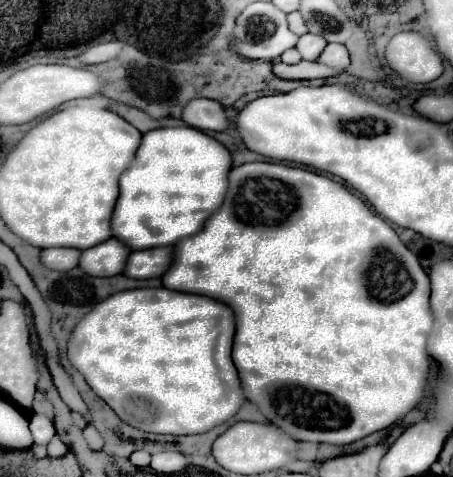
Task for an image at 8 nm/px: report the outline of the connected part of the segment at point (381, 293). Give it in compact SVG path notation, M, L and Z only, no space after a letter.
M244 163L240 167L232 167L228 173L228 191L224 195L224 203L212 213L212 217L208 217L208 223L204 223L196 235L180 239L180 243L174 245L172 267L162 275L162 285L166 289L184 293L208 295L210 299L222 301L234 311L236 333L232 343L232 361L240 373L244 397L246 401L254 403L270 423L278 425L298 441L332 445L354 443L374 431L394 425L422 399L428 375L426 333L432 331L432 313L424 287L424 269L420 267L416 255L400 243L398 235L382 217L374 215L360 197L330 177L300 167L286 167L282 163Z

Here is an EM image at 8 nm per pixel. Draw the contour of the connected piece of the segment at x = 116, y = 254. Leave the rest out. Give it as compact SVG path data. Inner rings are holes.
M108 239L96 247L84 249L78 267L88 275L112 277L122 271L128 255L130 249L124 243L120 243L118 239Z

